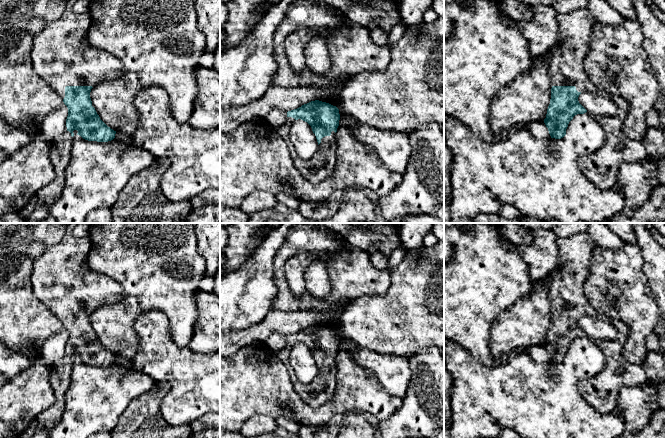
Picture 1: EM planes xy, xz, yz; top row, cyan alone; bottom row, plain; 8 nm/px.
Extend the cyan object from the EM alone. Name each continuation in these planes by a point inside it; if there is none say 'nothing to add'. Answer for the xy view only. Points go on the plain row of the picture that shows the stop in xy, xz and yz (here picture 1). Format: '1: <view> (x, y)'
1: xy (62, 279)

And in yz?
1: yz (565, 283)

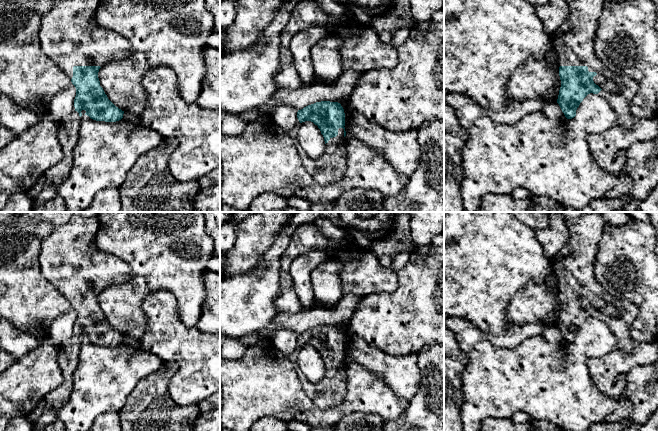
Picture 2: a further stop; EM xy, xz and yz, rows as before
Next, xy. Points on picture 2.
1: xy (70, 259)

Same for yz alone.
1: yz (574, 264)

